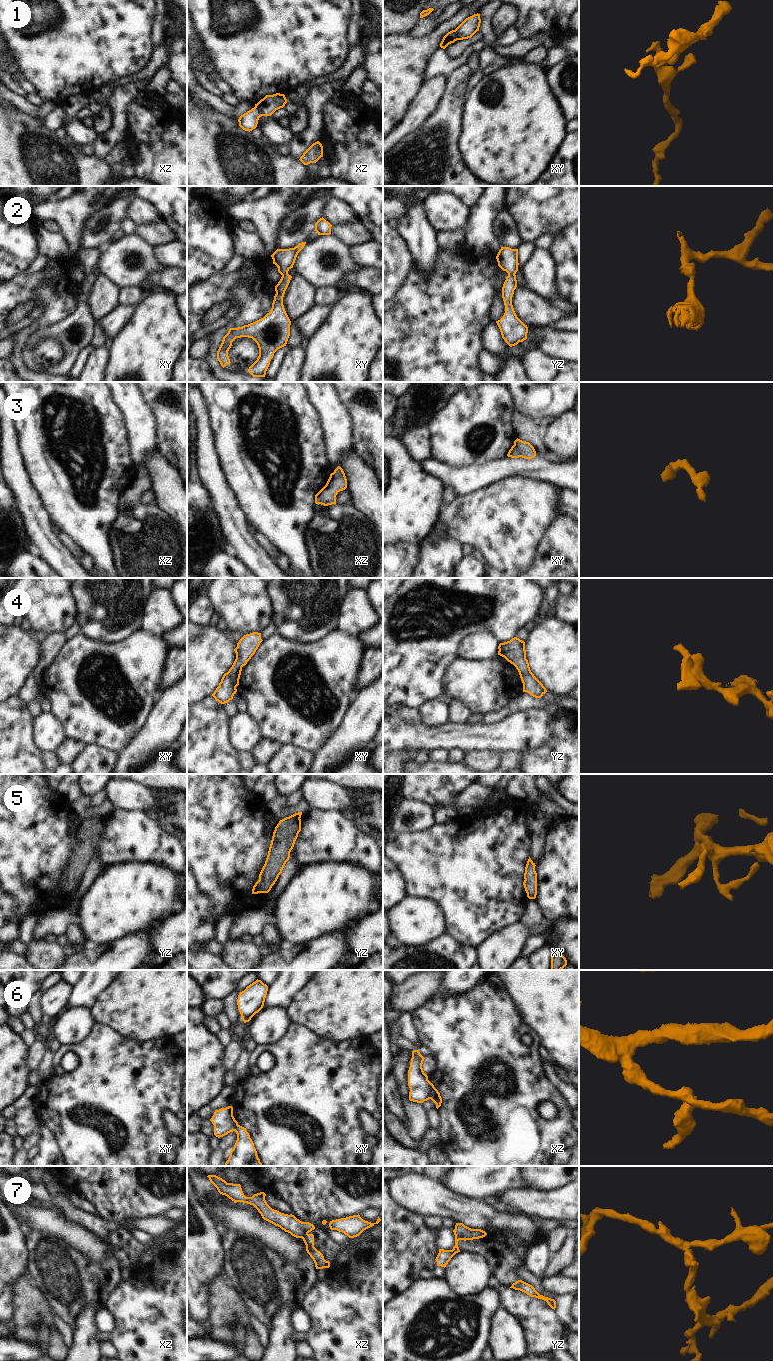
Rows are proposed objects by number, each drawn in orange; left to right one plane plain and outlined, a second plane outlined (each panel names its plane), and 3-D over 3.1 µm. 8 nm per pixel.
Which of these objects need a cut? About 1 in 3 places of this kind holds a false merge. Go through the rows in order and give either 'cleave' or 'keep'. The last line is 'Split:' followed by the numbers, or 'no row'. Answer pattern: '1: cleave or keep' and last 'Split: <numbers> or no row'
1: cleave
2: keep
3: keep
4: keep
5: keep
6: cleave
7: cleave
Split: 1, 6, 7

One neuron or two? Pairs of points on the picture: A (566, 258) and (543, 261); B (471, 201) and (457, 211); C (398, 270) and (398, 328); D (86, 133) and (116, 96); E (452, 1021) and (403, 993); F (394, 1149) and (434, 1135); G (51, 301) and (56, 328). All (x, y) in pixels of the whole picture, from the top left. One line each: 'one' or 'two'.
A: two
B: two
C: two
D: two
E: two
F: one
G: two

